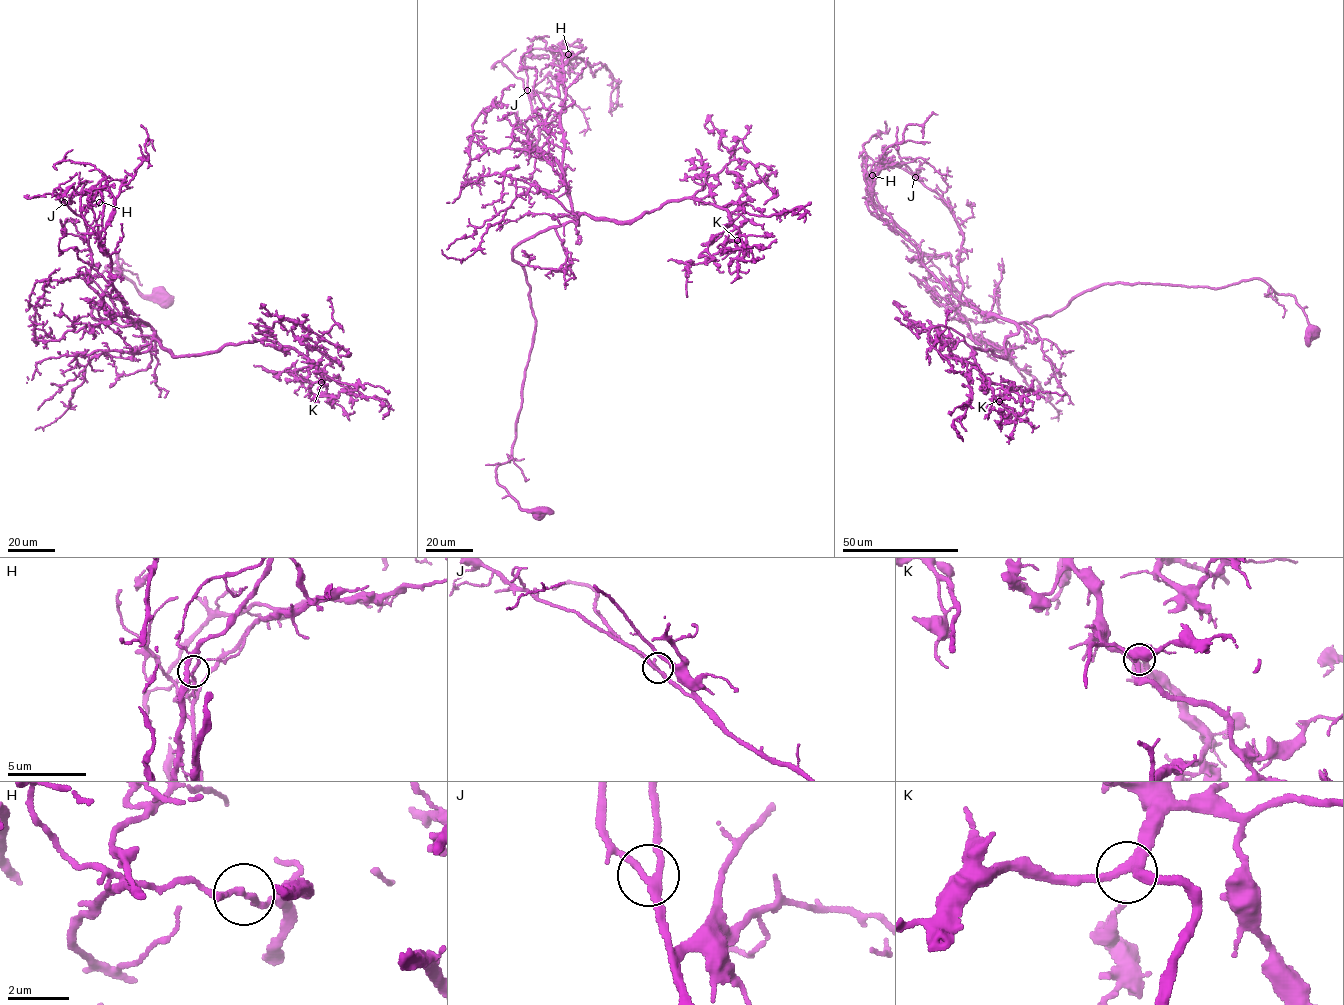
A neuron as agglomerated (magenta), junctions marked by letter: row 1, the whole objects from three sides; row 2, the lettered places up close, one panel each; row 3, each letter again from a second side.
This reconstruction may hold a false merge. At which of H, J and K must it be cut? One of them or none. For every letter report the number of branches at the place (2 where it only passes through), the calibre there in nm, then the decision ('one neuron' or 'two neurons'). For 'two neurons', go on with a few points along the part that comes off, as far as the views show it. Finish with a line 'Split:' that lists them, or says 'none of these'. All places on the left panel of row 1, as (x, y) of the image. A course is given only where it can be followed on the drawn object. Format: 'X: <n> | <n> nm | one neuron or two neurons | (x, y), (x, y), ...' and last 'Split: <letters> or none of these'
H: 3 | 170 nm | two neurons | (100, 202), (104, 203), (103, 229), (119, 188), (148, 157), (145, 145), (148, 135), (143, 127)
J: 3 | 200 nm | one neuron
K: 3 | 320 nm | one neuron
Split: H

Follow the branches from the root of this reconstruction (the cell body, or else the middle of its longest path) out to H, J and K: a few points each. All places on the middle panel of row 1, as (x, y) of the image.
H: (541, 512), (521, 509), (496, 468), (511, 458), (535, 325), (512, 250), (573, 218), (560, 117), (569, 54)
J: (541, 512), (496, 471), (535, 325), (512, 250), (573, 218), (562, 169), (531, 147), (527, 90)
K: (541, 512), (496, 478), (535, 325), (512, 250), (585, 213), (630, 222), (689, 198), (724, 208), (737, 240)

